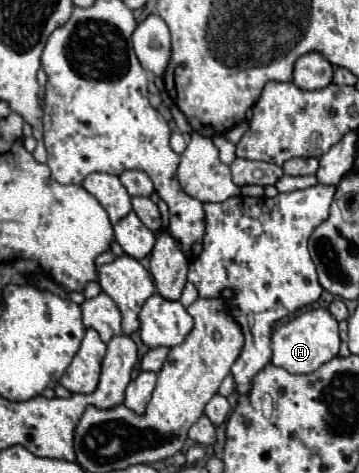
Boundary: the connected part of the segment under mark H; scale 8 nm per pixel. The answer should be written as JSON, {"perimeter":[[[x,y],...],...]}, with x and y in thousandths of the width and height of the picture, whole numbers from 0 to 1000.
{"perimeter":[[[908,651],[852,655],[847,664],[813,672],[802,685],[786,685],[758,702],[758,770],[802,782],[808,791],[869,791],[897,770],[942,753],[942,740],[942,677]]]}

